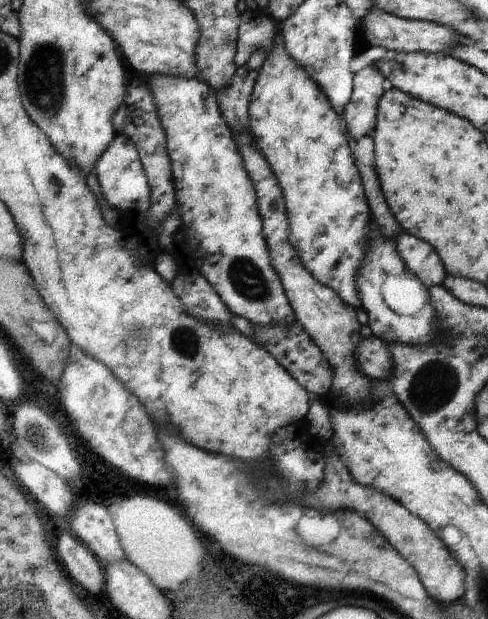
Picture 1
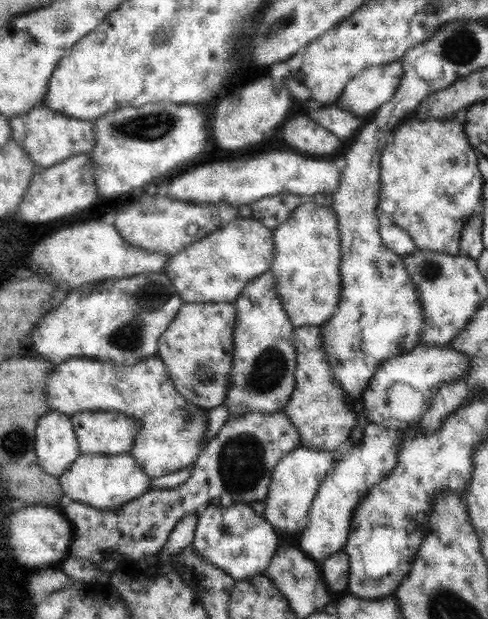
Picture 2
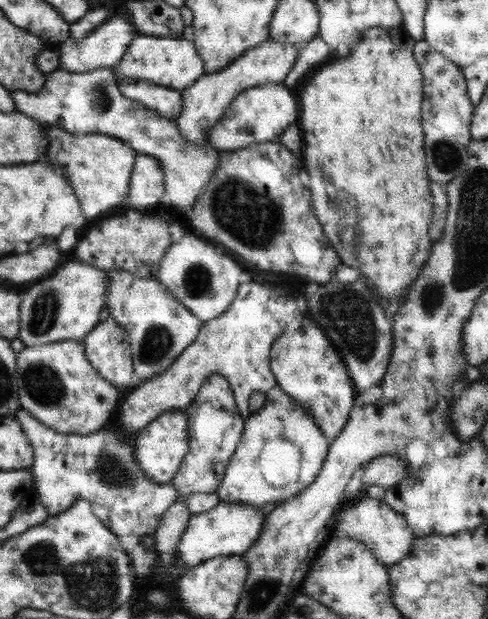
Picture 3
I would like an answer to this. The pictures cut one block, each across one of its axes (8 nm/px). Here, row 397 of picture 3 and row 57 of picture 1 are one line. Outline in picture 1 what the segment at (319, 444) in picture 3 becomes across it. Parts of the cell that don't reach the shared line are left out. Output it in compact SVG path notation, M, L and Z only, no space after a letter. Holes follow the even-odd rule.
M275 21L275 24L279 31L253 82L247 110L248 130L281 190L289 224L287 240L295 250L295 256L319 284L331 288L343 304L357 310L360 302L355 290L355 274L359 262L365 256L363 252L367 249L367 230L371 225L361 178L342 131L340 117L333 112L319 86L288 56L282 45L281 21Z

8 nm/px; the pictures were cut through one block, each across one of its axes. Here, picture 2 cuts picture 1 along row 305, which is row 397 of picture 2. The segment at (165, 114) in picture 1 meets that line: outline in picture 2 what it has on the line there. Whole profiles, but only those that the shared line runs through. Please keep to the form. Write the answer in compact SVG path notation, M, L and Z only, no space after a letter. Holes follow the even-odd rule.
M268 270L257 275L232 302L235 308L233 357L229 367L229 387L222 402L228 410L228 418L237 418L247 412L271 414L281 411L293 391L293 326L281 308L272 277Z

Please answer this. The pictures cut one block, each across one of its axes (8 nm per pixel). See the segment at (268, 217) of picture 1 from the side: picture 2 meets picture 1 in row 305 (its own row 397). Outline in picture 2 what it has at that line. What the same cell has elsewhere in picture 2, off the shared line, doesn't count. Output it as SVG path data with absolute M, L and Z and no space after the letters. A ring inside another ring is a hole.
M293 327L291 346L295 350L293 391L281 411L299 434L299 447L325 450L335 454L335 448L348 440L351 430L356 426L354 401L345 396L345 392L339 388L337 380L331 376L331 370L325 363L320 327Z

